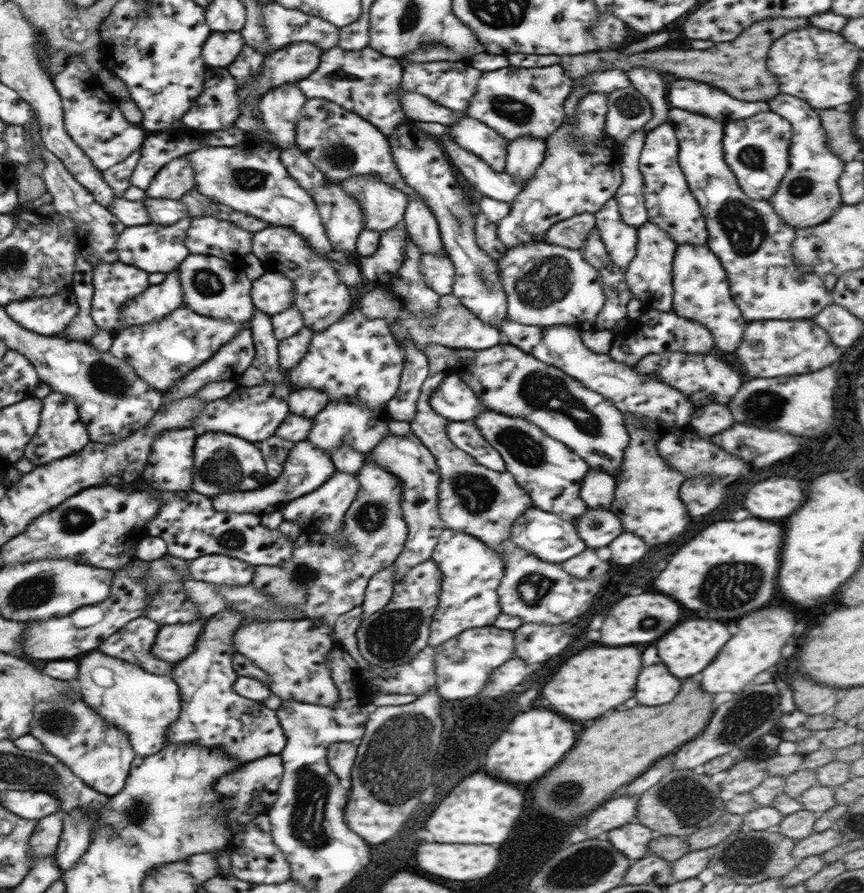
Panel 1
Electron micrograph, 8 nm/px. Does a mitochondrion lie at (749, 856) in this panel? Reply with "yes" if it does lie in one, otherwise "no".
yes

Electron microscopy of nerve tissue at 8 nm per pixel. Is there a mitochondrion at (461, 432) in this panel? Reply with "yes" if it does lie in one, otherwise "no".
no

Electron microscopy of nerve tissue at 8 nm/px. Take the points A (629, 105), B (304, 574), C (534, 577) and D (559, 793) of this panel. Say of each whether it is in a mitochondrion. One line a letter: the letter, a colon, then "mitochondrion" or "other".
A: mitochondrion
B: mitochondrion
C: mitochondrion
D: mitochondrion

